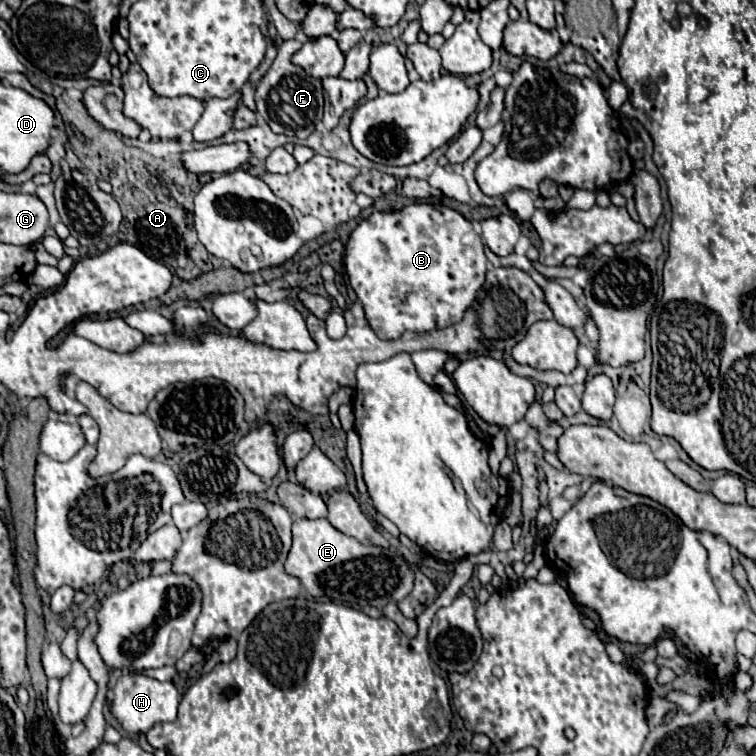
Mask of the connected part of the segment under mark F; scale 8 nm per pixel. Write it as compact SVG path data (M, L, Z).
M295 38L283 40L279 44L275 62L267 70L267 74L261 78L261 82L257 84L255 102L257 102L259 116L269 124L273 132L307 138L315 130L317 122L321 122L323 118L323 86L319 80L315 80L303 68L291 62L291 56L299 48L301 48L301 42Z

